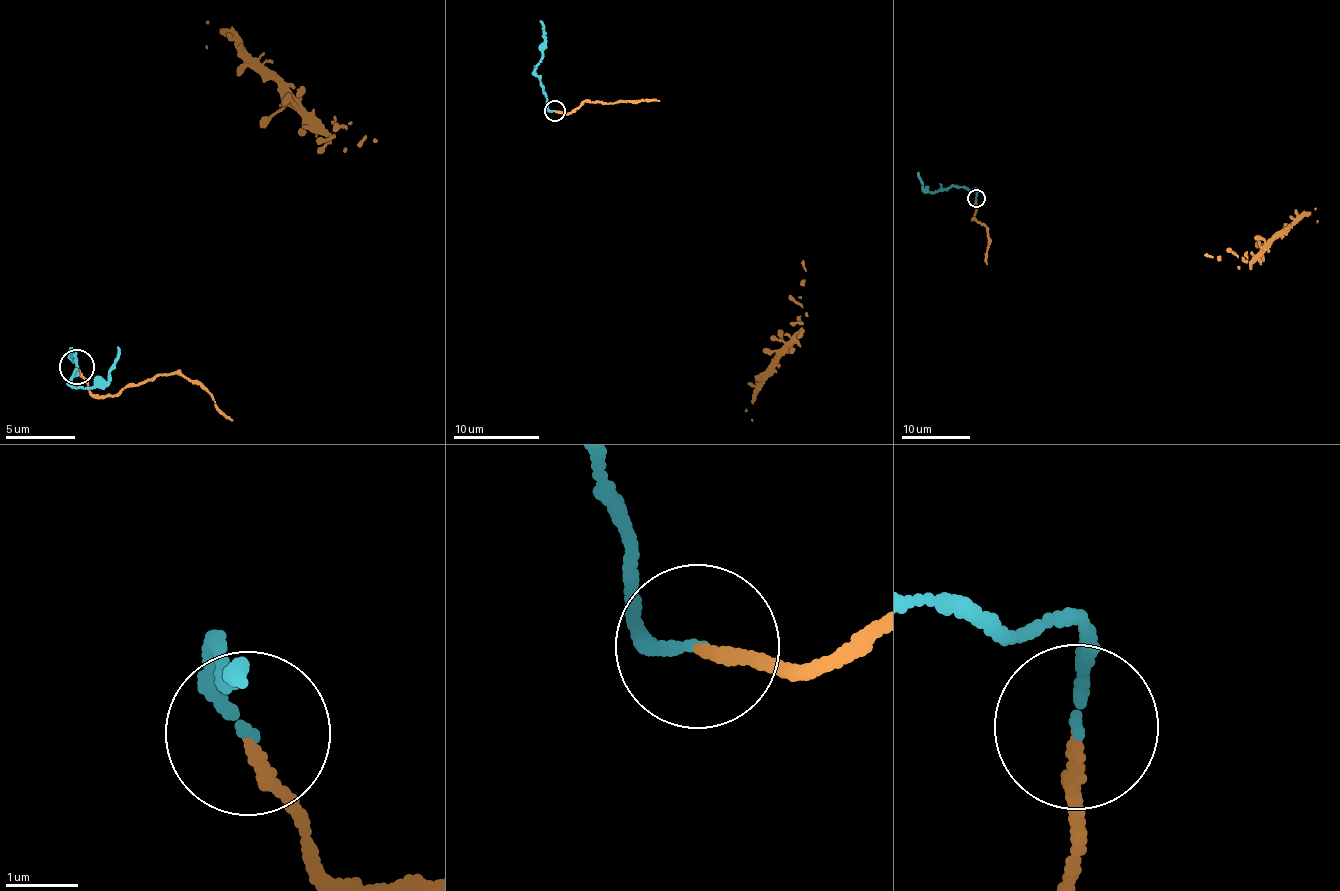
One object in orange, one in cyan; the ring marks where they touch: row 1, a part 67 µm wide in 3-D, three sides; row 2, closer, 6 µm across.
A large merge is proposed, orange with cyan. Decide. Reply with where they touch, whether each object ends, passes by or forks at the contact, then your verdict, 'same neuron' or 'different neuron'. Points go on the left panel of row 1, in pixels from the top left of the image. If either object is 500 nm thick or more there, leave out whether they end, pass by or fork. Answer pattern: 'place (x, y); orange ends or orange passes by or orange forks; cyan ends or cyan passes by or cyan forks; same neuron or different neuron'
place (77, 366); orange ends; cyan ends; same neuron

